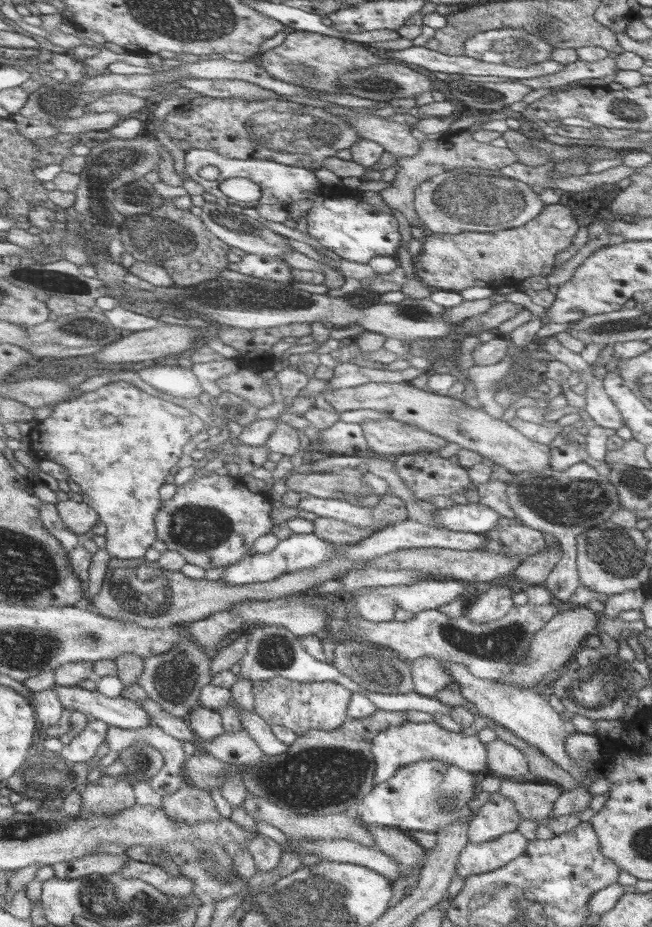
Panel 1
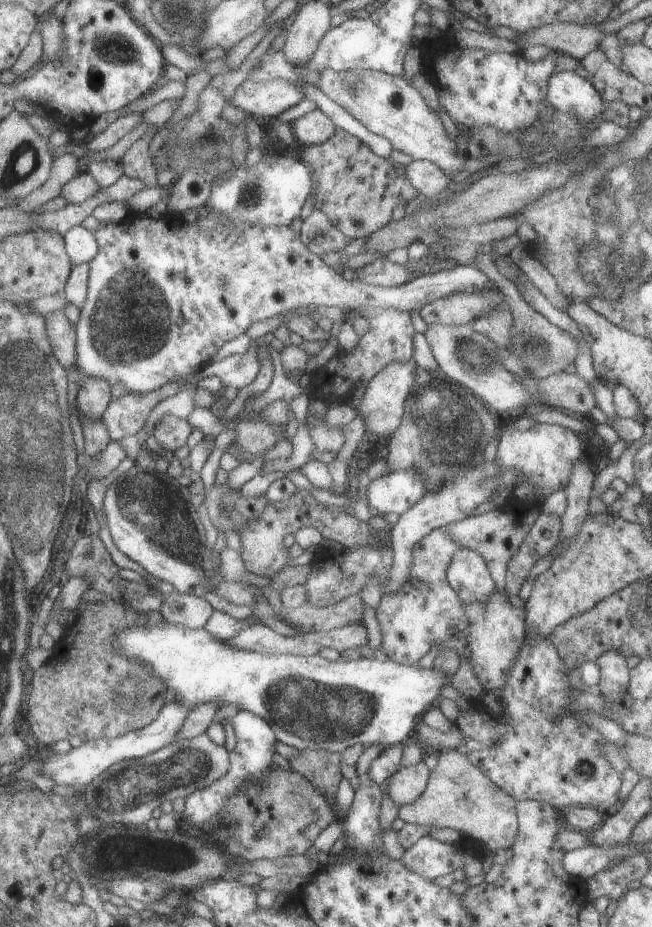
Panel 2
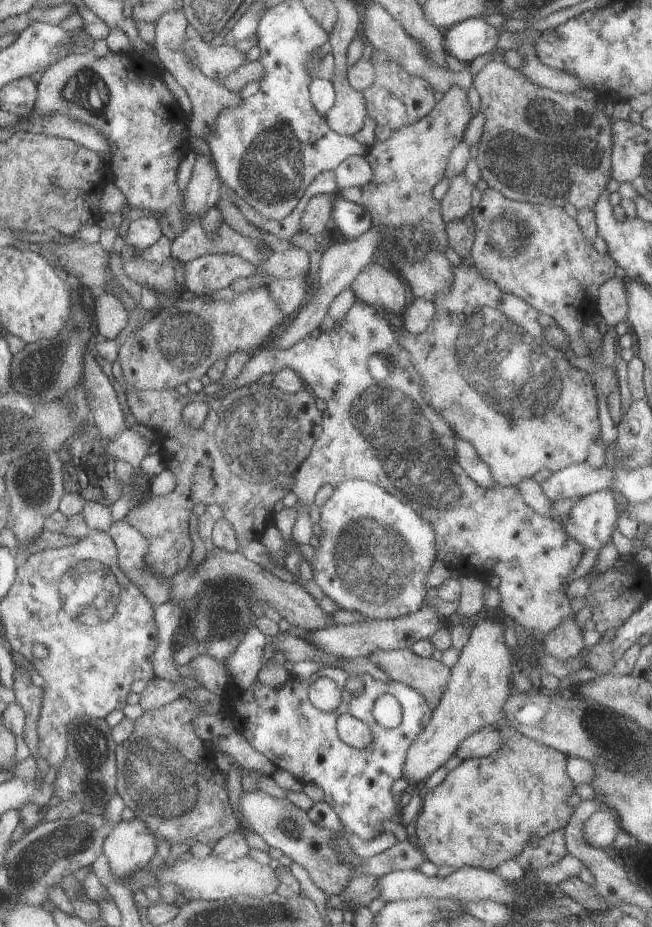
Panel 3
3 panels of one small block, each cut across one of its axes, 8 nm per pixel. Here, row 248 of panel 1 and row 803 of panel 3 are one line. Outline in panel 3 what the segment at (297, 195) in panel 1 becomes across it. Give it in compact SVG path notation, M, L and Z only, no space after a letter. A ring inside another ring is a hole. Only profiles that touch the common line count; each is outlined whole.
M324 665L320 666L320 669L309 679L289 678L280 688L264 686L256 679L249 692L244 693L244 700L238 702L236 706L234 704L230 706L230 718L234 722L236 732L241 734L252 748L260 754L265 754L277 769L287 771L302 784L312 783L318 786L324 792L322 800L335 812L346 834L352 834L363 842L368 842L378 832L378 828L384 820L399 821L401 818L400 800L398 796L392 794L392 786L395 781L404 776L408 750L413 746L414 740L418 740L418 736L422 734L426 724L429 724L430 720L433 719L433 707L412 686L407 686L399 681L385 683L381 680L375 680L370 674L359 675L359 678L364 682L364 692L360 696L351 696L350 692L346 692L346 681L351 676L355 675L349 674L342 668ZM318 678L330 678L343 691L341 704L335 710L321 711L310 702L309 689ZM382 694L392 694L402 708L402 719L398 727L383 728L377 724L377 720L374 720L374 716L372 716L372 706ZM345 713L354 716L356 720L362 720L364 724L368 724L368 728L372 732L372 746L370 748L352 747L344 744L338 738L336 730L338 716Z

